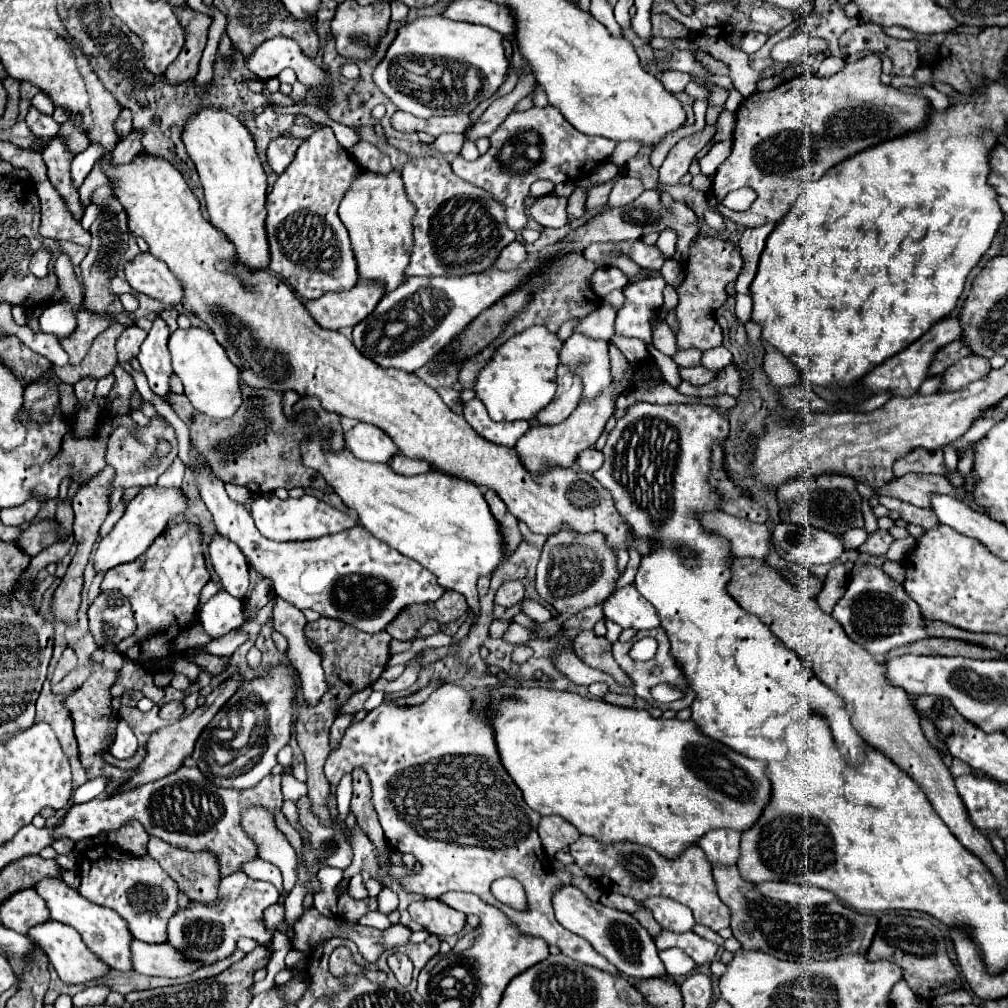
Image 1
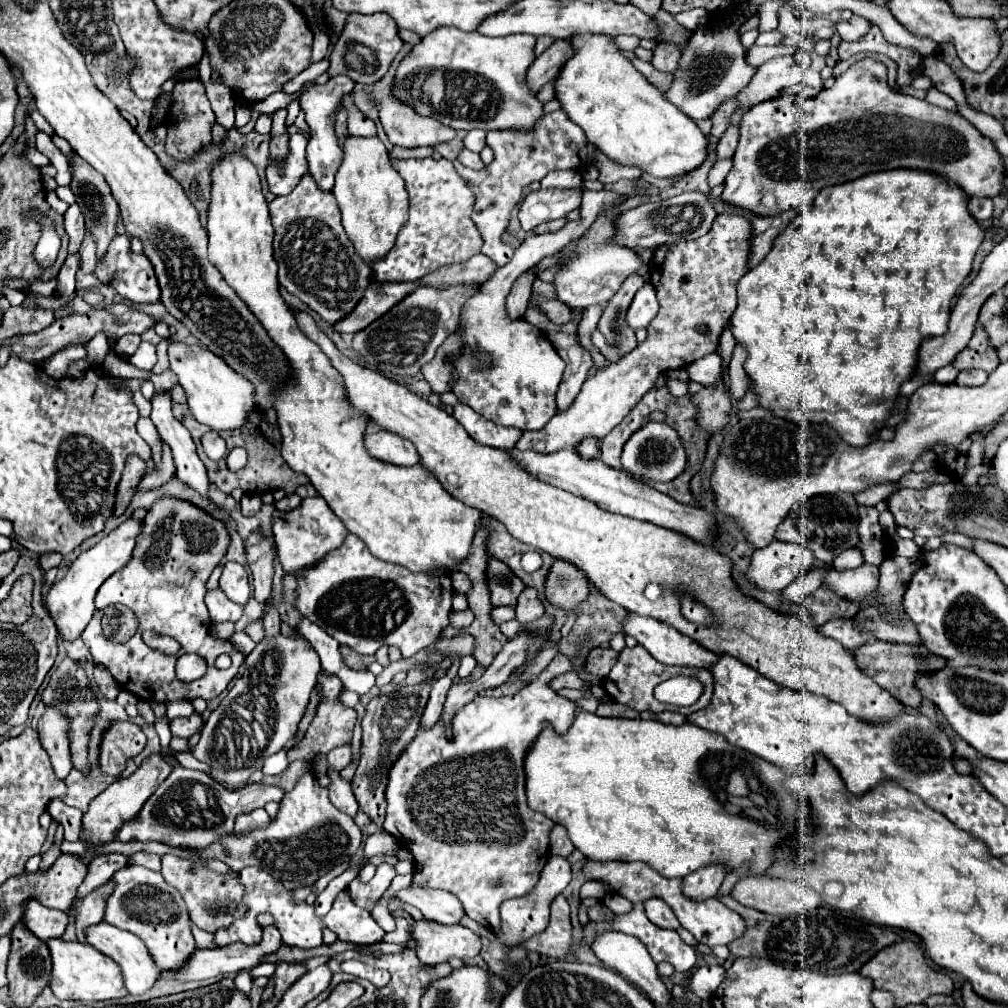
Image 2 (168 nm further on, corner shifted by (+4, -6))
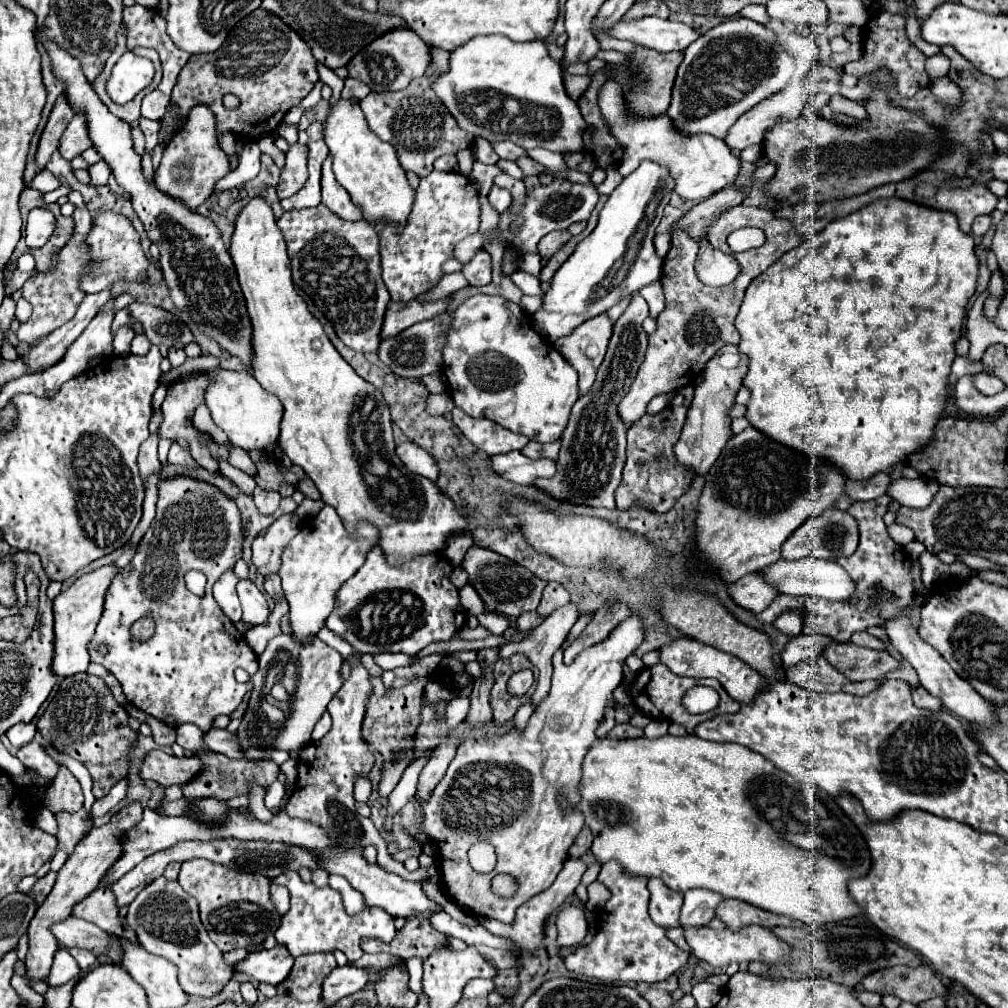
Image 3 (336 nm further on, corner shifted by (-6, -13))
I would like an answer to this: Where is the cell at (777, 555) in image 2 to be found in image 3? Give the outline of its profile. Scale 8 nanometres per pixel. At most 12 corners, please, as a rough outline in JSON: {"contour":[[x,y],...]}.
{"contour":[[759,573],[741,577],[727,593],[739,607],[761,613],[779,595]]}

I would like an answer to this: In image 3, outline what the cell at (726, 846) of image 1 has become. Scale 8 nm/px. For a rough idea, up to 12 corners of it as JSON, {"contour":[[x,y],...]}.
{"contour":[[707,889],[685,891],[679,925],[697,929],[715,915],[723,897]]}

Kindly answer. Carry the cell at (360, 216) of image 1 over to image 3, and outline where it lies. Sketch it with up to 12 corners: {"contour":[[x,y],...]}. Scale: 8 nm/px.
{"contour":[[339,99],[323,125],[333,173],[365,221],[405,225],[395,149]]}

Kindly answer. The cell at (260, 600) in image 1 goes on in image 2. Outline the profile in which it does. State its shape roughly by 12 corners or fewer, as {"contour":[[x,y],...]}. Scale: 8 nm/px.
{"contour":[[253,532],[245,542],[253,598],[271,596],[273,540]]}

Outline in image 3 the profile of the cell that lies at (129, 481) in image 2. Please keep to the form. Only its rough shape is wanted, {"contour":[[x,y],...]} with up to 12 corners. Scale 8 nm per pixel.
{"contour":[[159,435],[141,445],[139,471],[147,479],[161,471],[157,457]]}

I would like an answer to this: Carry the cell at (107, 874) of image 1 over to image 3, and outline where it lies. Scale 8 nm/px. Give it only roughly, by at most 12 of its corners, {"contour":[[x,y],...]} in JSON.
{"contour":[[157,877],[125,919],[141,947],[179,967],[185,993],[231,981],[197,901]]}

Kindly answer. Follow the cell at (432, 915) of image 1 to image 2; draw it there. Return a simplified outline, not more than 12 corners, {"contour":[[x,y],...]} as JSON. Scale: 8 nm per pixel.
{"contour":[[415,920],[425,966],[473,958],[481,938],[461,924]]}

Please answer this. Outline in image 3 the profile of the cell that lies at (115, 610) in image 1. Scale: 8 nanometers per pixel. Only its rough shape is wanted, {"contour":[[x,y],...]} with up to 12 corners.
{"contour":[[151,617],[135,621],[131,633],[135,639],[149,639],[155,631]]}

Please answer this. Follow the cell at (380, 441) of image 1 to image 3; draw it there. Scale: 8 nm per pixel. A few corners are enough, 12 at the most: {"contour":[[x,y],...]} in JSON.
{"contour":[[397,445],[409,471],[437,481],[439,467],[423,447]]}

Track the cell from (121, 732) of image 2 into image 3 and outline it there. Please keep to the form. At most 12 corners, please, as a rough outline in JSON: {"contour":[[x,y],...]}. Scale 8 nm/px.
{"contour":[[161,749],[143,761],[143,779],[185,785],[203,771],[199,757]]}

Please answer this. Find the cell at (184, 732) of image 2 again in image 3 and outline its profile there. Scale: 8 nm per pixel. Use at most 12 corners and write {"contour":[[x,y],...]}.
{"contour":[[211,729],[203,739],[217,753],[243,757],[239,737],[227,729]]}

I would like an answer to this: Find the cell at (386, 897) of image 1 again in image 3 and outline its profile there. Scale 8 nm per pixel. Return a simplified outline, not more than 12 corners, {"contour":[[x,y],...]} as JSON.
{"contour":[[419,957],[406,961],[409,987],[423,992],[423,961]]}

